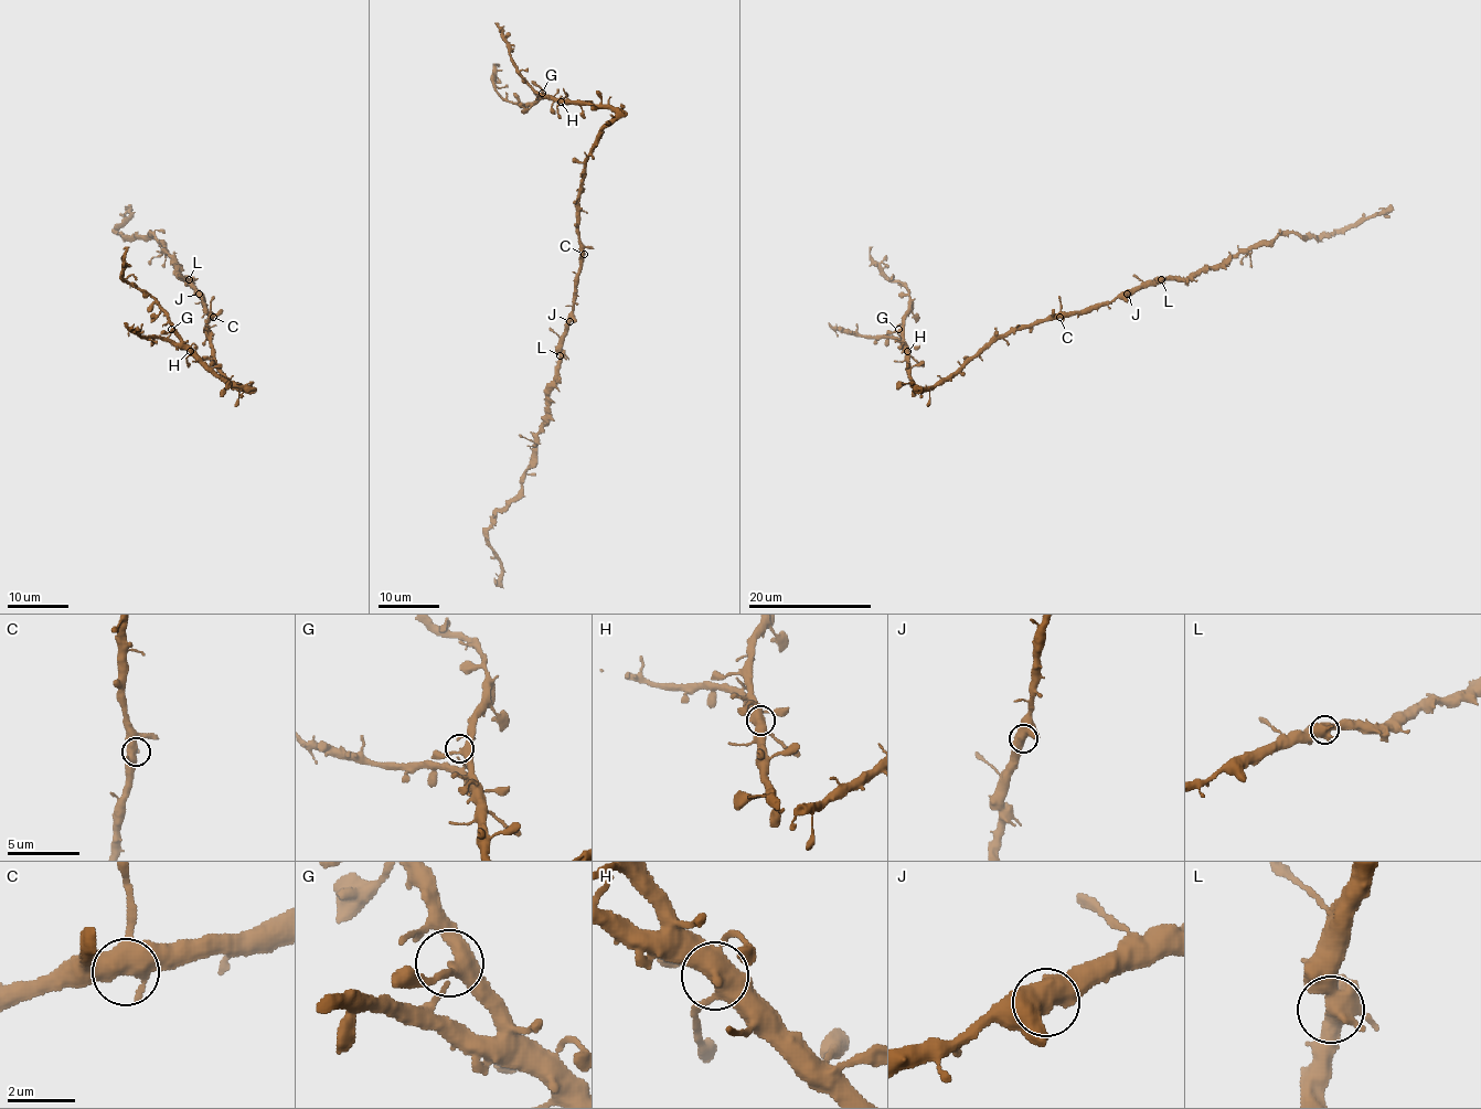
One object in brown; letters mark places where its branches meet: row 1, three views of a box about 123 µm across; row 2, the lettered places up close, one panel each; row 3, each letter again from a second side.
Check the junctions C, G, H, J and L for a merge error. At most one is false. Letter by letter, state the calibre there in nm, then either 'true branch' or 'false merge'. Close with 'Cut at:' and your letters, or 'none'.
C: calibre 480 nm; true branch
G: calibre 320 nm; true branch
H: calibre 480 nm; true branch
J: calibre 550 nm; true branch
L: calibre 550 nm; true branch
Cut at: none

